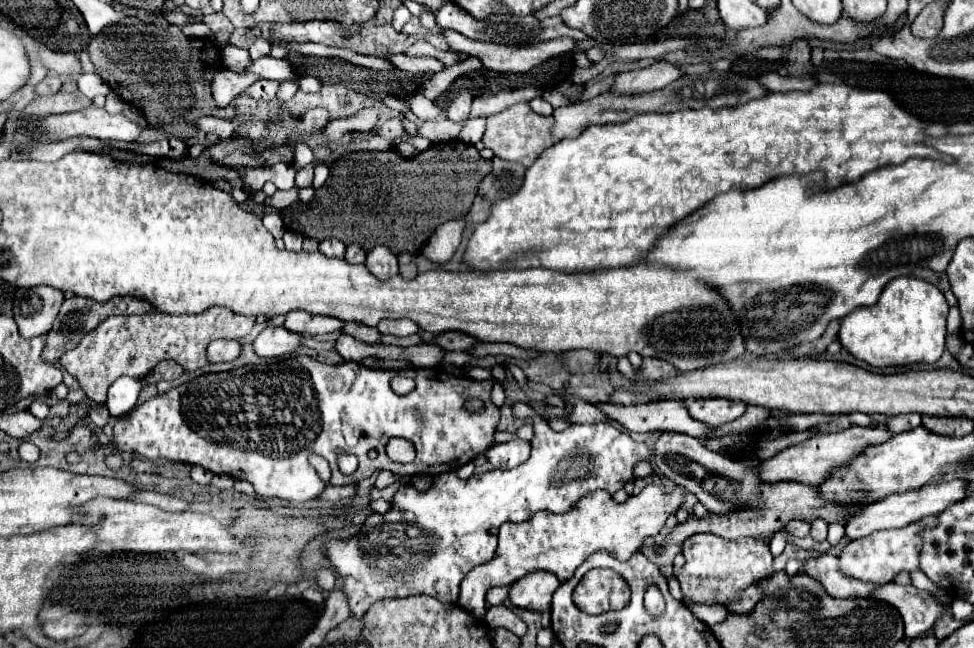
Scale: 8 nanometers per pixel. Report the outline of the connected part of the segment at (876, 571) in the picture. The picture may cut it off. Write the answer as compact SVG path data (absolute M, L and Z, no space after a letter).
M935 515L927 517L925 521L915 521L913 525L907 525L901 529L885 529L885 531L871 533L869 537L851 541L839 553L839 569L847 577L853 577L853 579L859 579L865 583L877 583L877 585L891 583L897 573L919 569L919 553L921 553L921 545L923 545L921 531L931 529L931 527L937 527Z

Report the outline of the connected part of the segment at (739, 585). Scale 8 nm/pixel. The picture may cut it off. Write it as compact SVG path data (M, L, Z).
M699 533L683 541L681 553L685 557L685 565L673 571L673 575L679 579L683 595L689 595L697 603L705 603L705 605L727 605L733 593L747 589L749 585L755 585L757 581L765 579L767 569L773 563L769 543L761 541L759 537L727 541L711 533Z

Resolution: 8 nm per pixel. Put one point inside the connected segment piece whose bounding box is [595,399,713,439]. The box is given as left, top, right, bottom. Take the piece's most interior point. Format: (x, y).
(664, 414)

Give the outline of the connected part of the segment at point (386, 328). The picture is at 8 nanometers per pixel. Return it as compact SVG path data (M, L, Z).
M385 319L377 325L377 329L385 335L395 335L395 337L409 337L409 335L419 331L419 327L409 319L399 319L399 321L387 321Z

